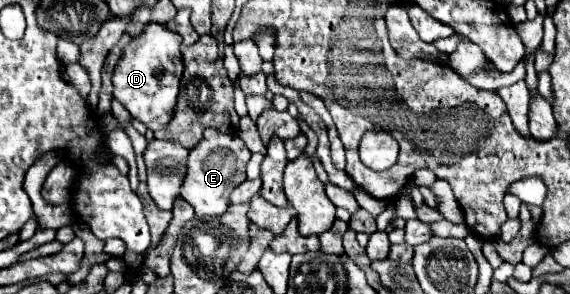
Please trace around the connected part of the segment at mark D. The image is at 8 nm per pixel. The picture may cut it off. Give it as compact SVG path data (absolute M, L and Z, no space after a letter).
M146 24L142 34L132 38L132 42L124 48L122 58L114 68L114 98L130 112L132 118L138 118L150 130L166 128L168 120L172 118L172 108L176 104L182 76L180 44L180 36L176 36L176 32L168 30L166 26Z

